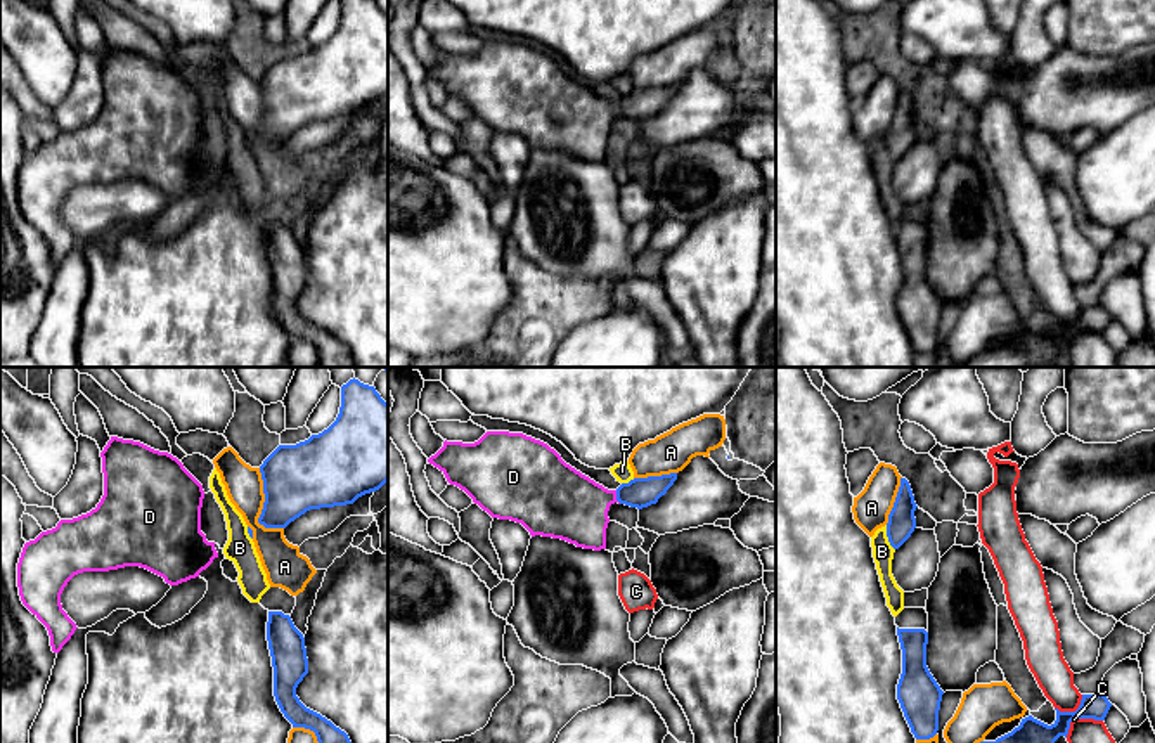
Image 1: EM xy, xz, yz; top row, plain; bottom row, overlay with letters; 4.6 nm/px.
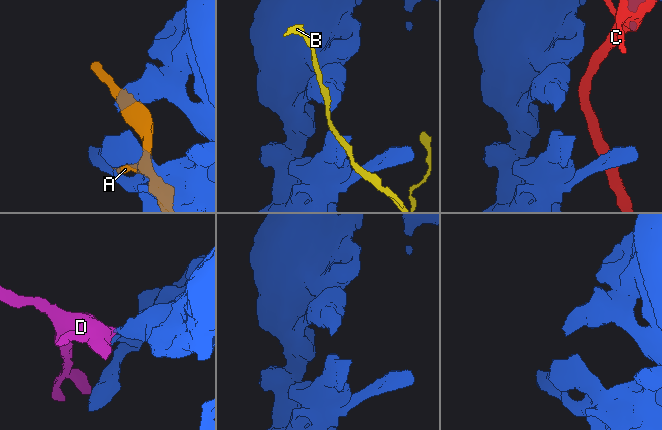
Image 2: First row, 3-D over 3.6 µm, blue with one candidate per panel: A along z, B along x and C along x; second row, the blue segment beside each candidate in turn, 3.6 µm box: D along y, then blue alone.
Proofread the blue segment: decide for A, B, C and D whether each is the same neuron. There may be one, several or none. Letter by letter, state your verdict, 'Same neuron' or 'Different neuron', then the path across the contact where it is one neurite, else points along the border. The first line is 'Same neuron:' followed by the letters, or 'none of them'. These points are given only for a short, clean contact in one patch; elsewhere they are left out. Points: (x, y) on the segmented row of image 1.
Same neuron: D
A: Different neuron
B: Different neuron
C: Different neuron. Boundary: yz (1102, 719), (1074, 719), (1065, 736)
D: Same neuron. Path across: xz (639, 492), (617, 497), (563, 503)

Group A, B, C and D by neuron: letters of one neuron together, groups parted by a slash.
A / B / C / D

